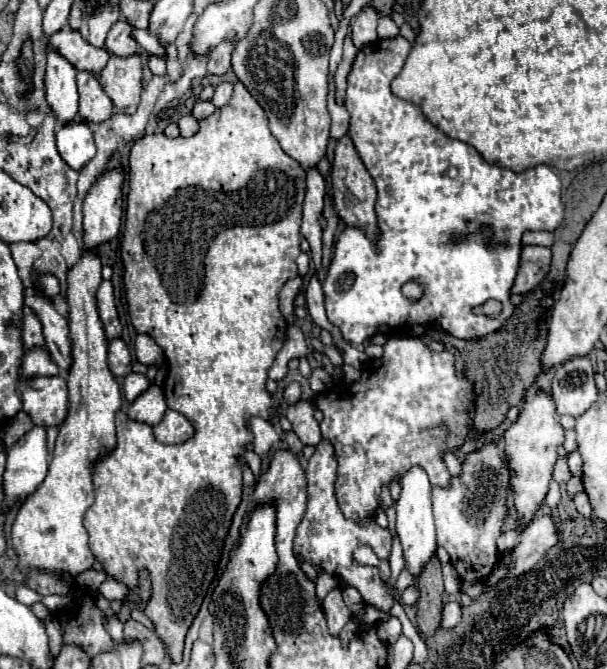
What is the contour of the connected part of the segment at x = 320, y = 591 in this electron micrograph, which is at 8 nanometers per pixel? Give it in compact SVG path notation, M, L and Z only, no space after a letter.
M320 571L316 580L316 595L320 606L323 598L332 590L339 586L338 580L324 571Z

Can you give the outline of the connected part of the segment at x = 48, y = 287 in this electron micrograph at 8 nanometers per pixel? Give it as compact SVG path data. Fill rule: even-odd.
M42 275L38 279L38 285L40 285L40 289L42 289L42 293L46 297L54 297L54 295L60 293L60 283L58 283L58 279L54 275Z

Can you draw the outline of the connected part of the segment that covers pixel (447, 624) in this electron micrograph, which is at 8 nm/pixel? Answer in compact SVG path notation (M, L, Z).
M450 601L444 605L444 613L442 613L442 629L450 631L454 629L462 619L462 605L458 601Z

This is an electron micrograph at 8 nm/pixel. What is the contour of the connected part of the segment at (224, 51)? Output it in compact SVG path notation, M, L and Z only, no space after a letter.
M226 39L224 43L220 43L218 47L214 47L210 51L210 61L208 61L210 75L222 75L230 69L230 55L232 55L234 47L236 47L236 43L232 43L232 39Z

